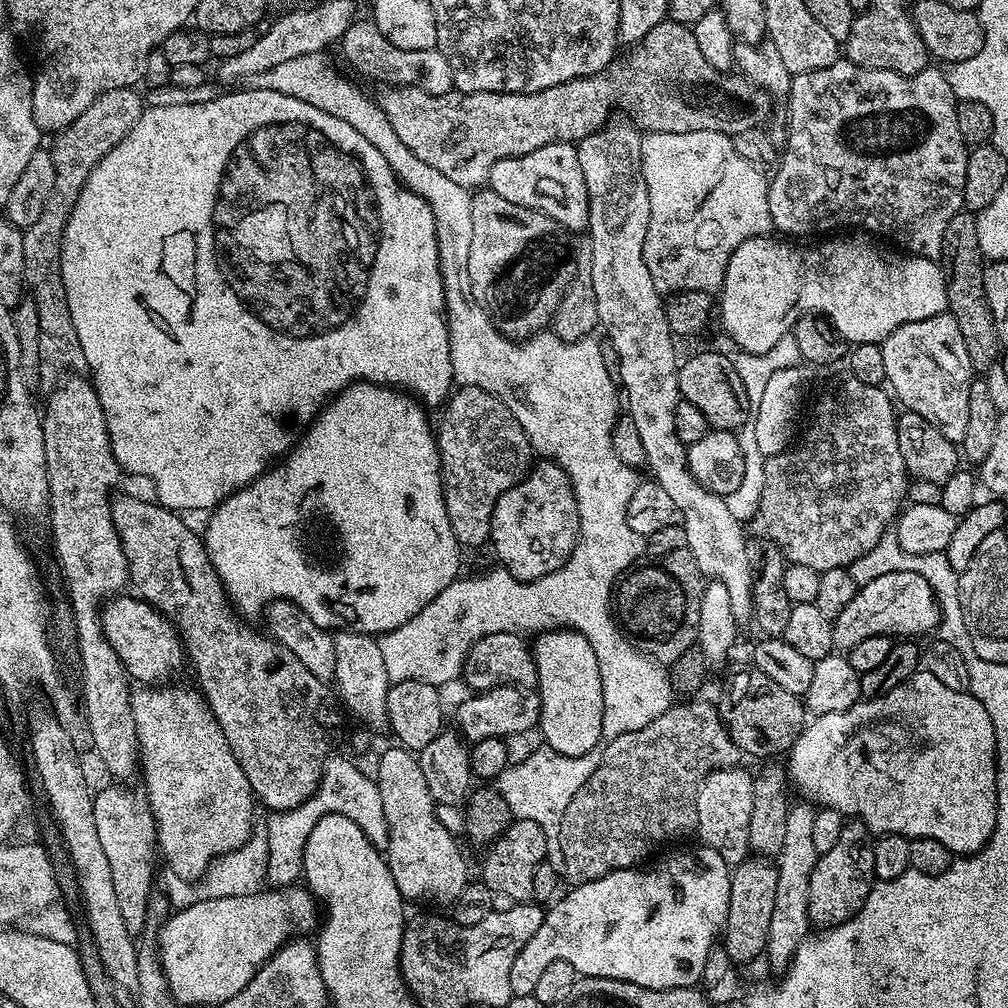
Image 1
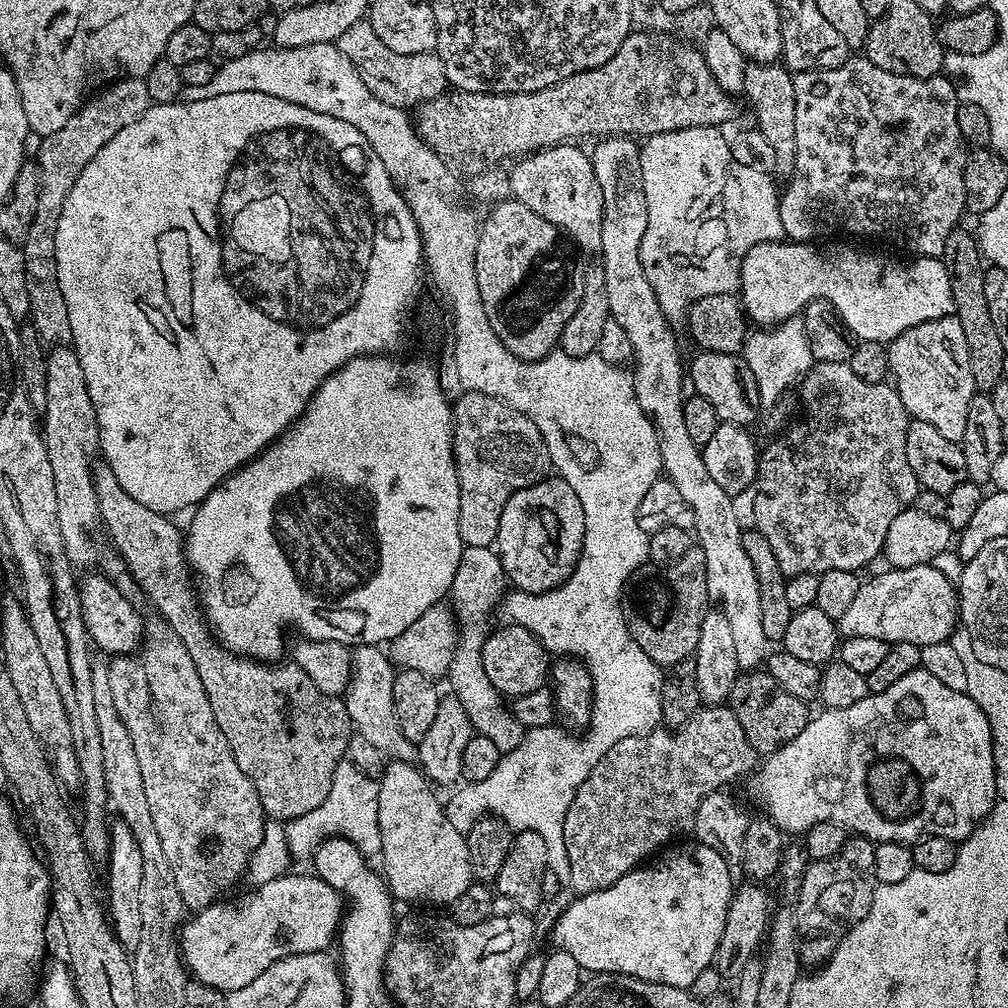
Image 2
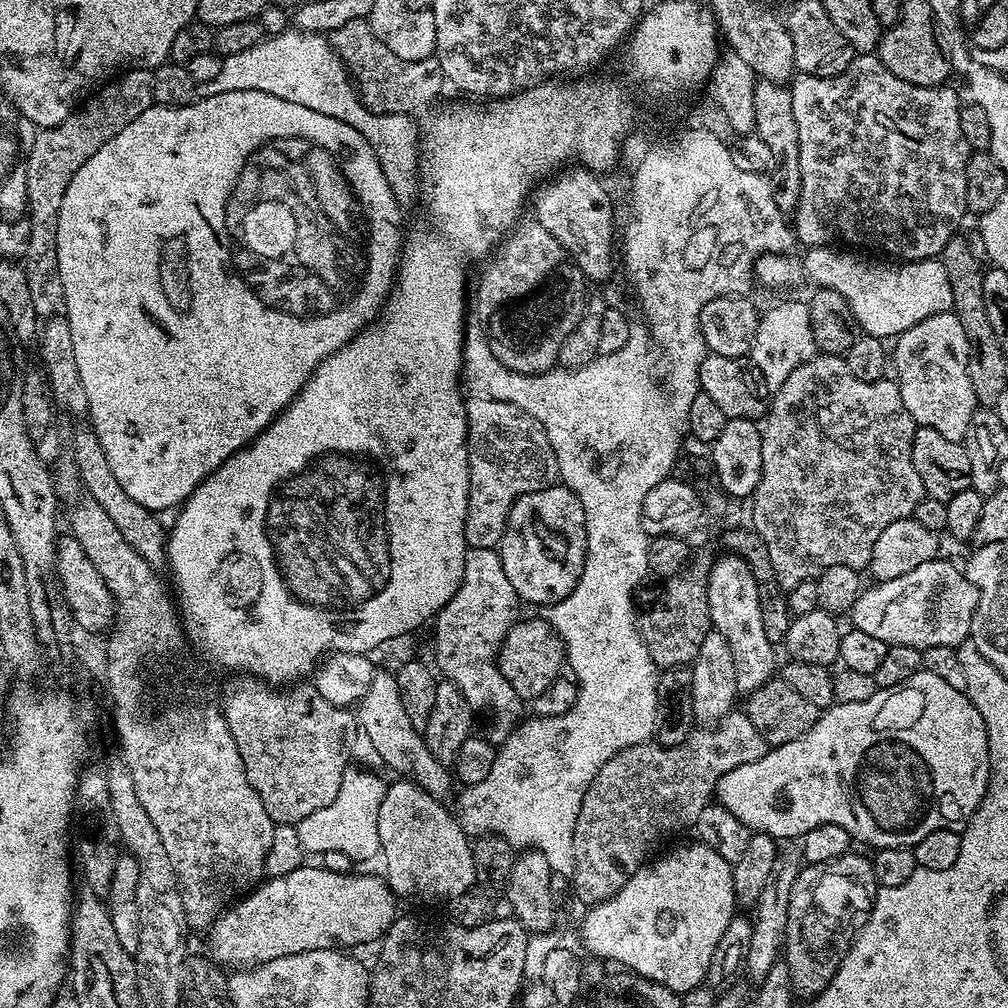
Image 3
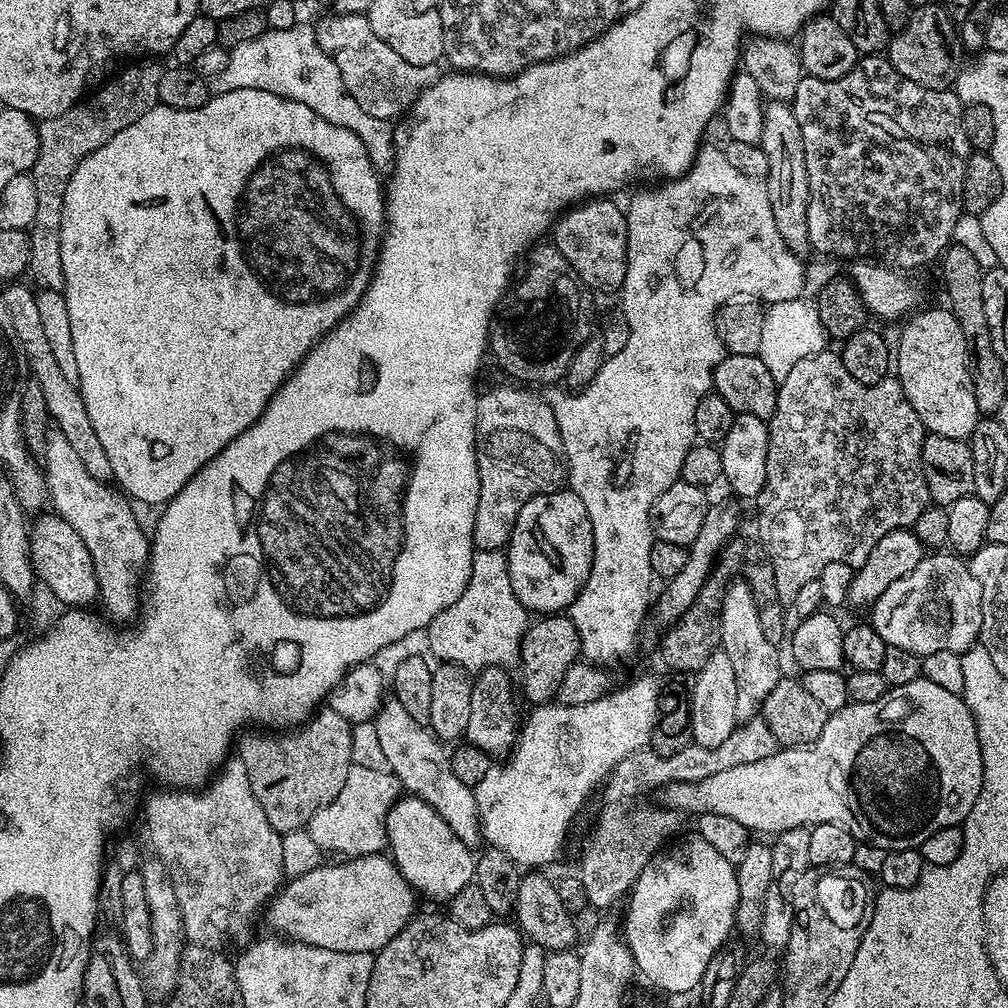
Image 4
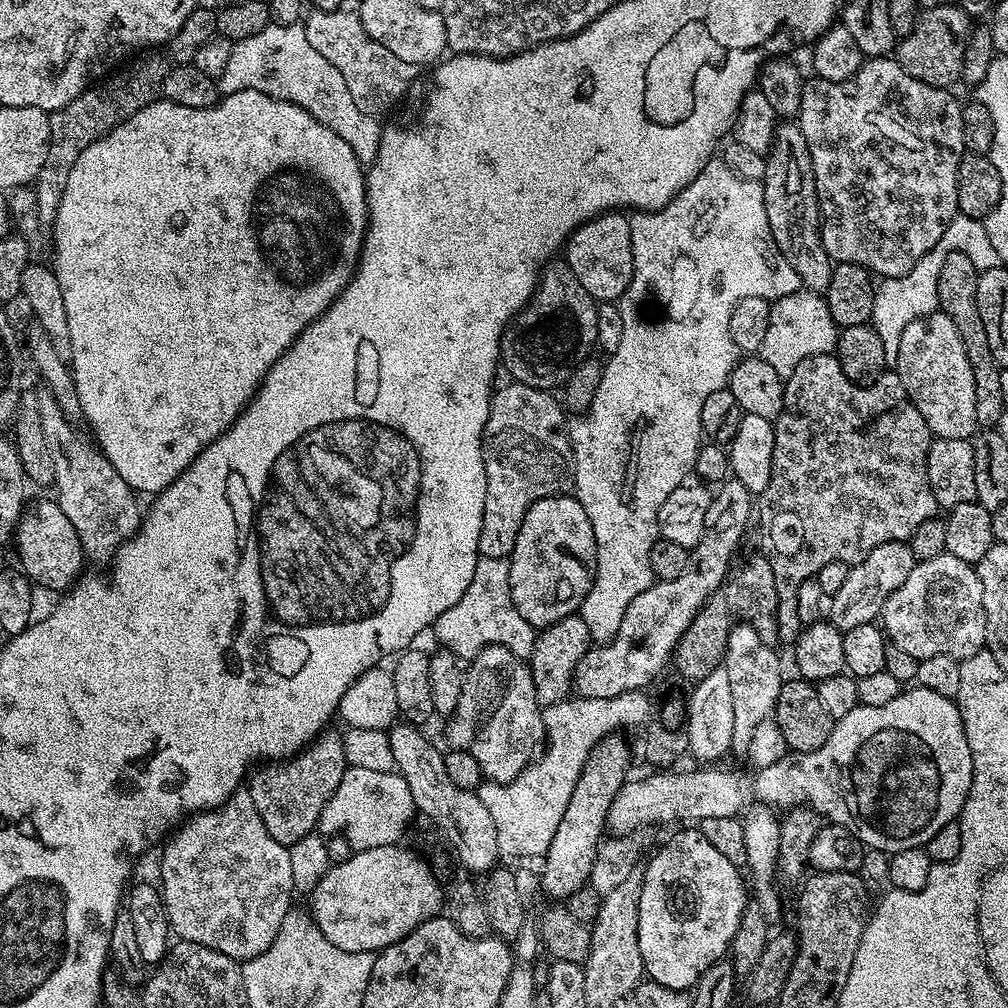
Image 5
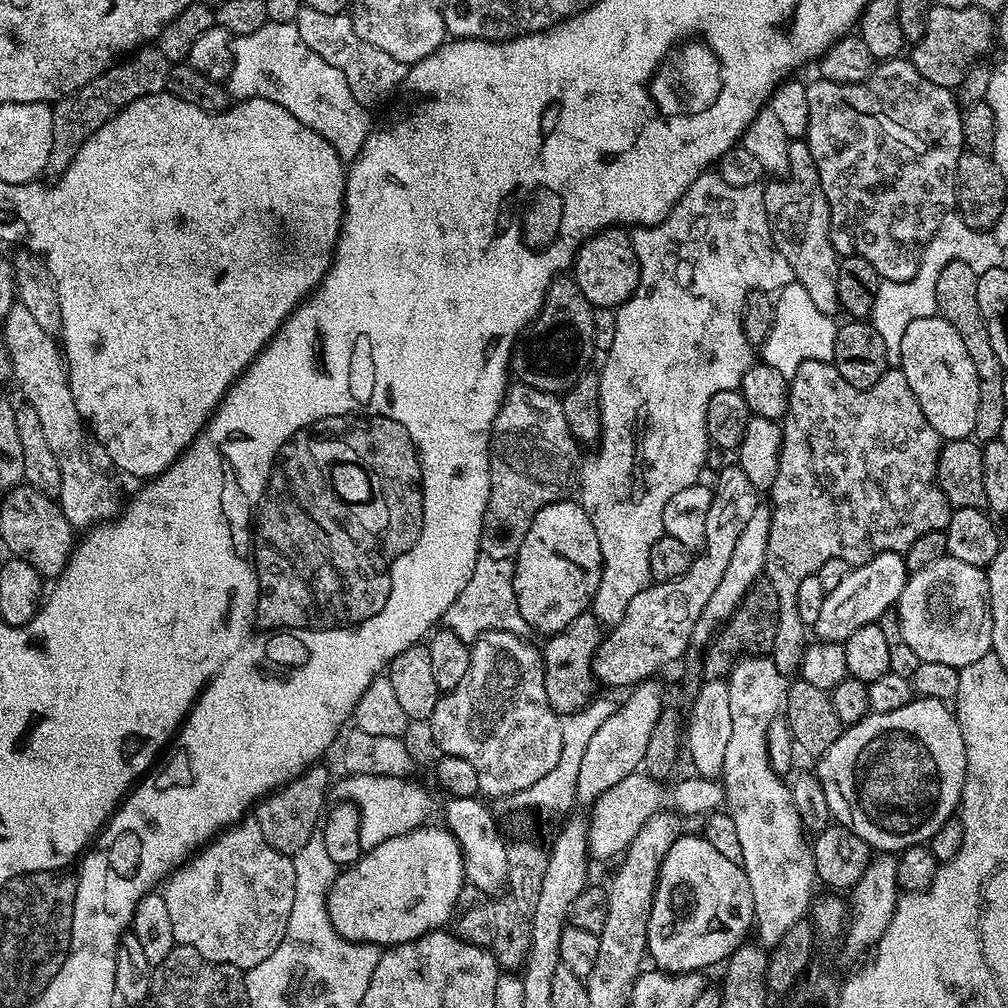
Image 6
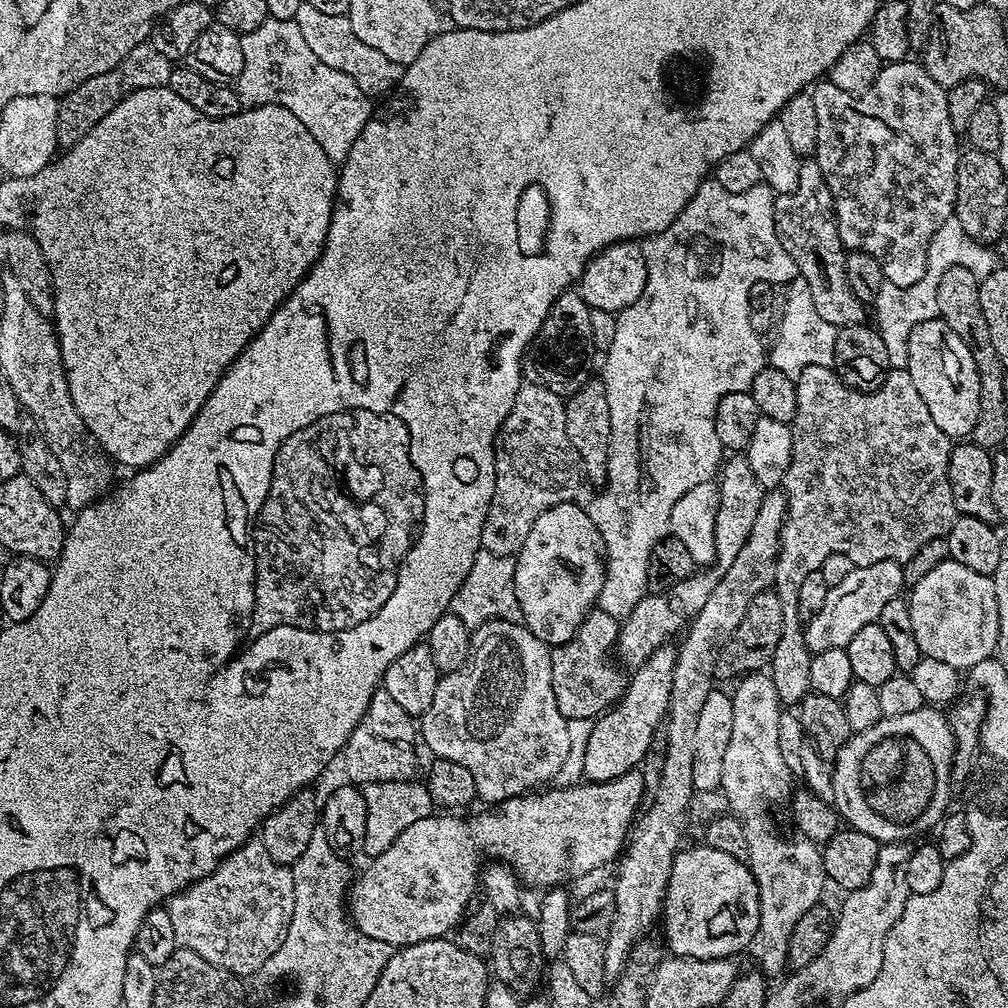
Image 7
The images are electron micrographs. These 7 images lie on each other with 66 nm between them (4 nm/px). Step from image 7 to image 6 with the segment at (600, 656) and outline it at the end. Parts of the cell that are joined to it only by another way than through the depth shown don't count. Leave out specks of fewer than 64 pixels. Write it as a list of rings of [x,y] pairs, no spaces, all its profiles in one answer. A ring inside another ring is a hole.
[[[591,611],[583,612],[566,630],[549,635],[542,644],[542,659],[544,662],[544,685],[546,698],[550,698],[550,706],[558,714],[579,712],[581,708],[593,703],[592,660],[602,639],[602,625]]]

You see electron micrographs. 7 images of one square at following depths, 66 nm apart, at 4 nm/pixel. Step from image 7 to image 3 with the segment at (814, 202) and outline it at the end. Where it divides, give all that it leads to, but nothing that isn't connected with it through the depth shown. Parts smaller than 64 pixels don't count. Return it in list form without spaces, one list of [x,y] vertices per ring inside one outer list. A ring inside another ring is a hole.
[[[757,79],[754,86],[754,122],[755,135],[760,136],[762,142],[766,142],[766,147],[772,151],[776,159],[776,168],[770,177],[774,202],[778,202],[781,212],[795,213],[802,190],[802,170],[798,166],[798,125],[794,122],[791,87],[775,84],[772,80]]]

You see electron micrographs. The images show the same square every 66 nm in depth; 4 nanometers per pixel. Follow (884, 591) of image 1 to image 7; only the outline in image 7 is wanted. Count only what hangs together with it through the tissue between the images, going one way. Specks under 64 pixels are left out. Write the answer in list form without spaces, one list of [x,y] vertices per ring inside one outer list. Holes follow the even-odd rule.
[[[946,559],[907,593],[910,622],[914,626],[914,642],[918,642],[921,656],[938,658],[949,666],[967,670],[978,662],[993,659],[1000,627],[998,626],[998,598],[994,598],[991,576],[978,574],[962,562]]]

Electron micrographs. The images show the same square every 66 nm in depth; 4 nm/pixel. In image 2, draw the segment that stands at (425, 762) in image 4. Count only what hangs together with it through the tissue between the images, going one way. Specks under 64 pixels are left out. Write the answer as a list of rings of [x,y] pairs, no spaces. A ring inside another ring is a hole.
[[[361,644],[352,653],[352,680],[348,691],[342,699],[352,719],[353,729],[358,733],[365,745],[382,750],[389,760],[415,761],[417,745],[406,734],[402,734],[402,726],[398,724],[398,714],[394,706],[394,678],[397,669],[383,647],[374,644]]]

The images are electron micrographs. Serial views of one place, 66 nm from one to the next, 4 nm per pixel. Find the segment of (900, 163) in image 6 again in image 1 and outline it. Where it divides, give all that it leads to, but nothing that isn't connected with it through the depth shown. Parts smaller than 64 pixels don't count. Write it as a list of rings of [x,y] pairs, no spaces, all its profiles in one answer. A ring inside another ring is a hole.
[[[841,58],[822,70],[795,73],[790,86],[790,94],[786,97],[788,141],[785,142],[782,155],[768,181],[768,201],[770,202],[770,218],[773,229],[788,238],[808,238],[811,237],[808,236],[811,232],[828,234],[831,233],[828,232],[831,228],[863,230],[876,238],[885,236],[889,240],[889,242],[887,241],[889,245],[903,250],[907,255],[939,261],[946,226],[950,226],[950,218],[954,218],[954,214],[958,214],[964,208],[966,162],[970,146],[962,138],[962,133],[958,131],[957,103],[947,75],[943,71],[939,72],[935,66],[926,67],[913,76],[903,76],[890,70],[863,68],[852,64],[846,58]]]

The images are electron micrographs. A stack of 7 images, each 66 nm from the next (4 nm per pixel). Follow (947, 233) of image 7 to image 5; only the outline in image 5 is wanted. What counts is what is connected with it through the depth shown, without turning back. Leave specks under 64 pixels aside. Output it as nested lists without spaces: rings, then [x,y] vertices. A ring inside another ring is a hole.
[[[956,215],[946,226],[946,234],[926,255],[917,262],[904,276],[889,276],[876,284],[874,294],[874,310],[870,321],[872,329],[882,338],[882,350],[886,350],[885,365],[895,366],[898,362],[898,342],[902,342],[902,330],[910,322],[937,311],[940,299],[938,298],[938,274],[944,265],[946,254],[961,252],[974,262],[977,273],[985,272],[991,268],[1001,267],[1002,261],[998,250],[990,243],[990,234],[986,234],[983,220],[975,220],[969,216]]]

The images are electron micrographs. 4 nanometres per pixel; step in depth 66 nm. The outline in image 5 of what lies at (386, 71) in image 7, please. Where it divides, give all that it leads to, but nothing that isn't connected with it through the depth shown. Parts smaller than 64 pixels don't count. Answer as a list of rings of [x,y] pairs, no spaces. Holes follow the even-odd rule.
[[[309,11],[302,20],[306,39],[322,58],[326,58],[326,62],[330,62],[330,66],[334,66],[334,70],[338,70],[338,74],[342,74],[346,90],[350,90],[350,98],[354,98],[354,106],[371,116],[383,117],[383,112],[392,107],[395,109],[407,97],[409,88],[418,78],[417,65],[402,62],[402,58],[390,54],[382,42],[374,42],[374,38],[366,34],[355,11],[344,11]]]

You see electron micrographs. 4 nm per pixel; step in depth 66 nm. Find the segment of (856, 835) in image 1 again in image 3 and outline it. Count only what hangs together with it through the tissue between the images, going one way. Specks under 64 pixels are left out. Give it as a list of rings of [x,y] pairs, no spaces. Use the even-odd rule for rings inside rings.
[[[849,854],[834,858],[830,862],[801,867],[798,878],[794,882],[794,890],[790,890],[790,918],[786,922],[782,949],[782,960],[790,970],[792,991],[797,997],[818,996],[834,978],[838,966],[844,961],[844,955],[848,953],[849,946],[856,939],[856,933],[872,913],[877,887],[872,861],[867,855],[864,857]]]

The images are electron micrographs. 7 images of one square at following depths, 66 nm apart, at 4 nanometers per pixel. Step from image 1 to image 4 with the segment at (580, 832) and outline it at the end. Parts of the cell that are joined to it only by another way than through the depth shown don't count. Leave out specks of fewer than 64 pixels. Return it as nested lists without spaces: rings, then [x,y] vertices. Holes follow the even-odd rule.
[[[757,714],[751,720],[743,721],[720,746],[689,746],[672,756],[659,756],[657,752],[645,750],[618,762],[603,785],[604,801],[600,804],[596,825],[589,830],[584,849],[580,852],[578,875],[589,905],[593,909],[606,908],[619,899],[621,901],[653,856],[677,835],[675,832],[680,828],[681,817],[667,806],[655,808],[652,804],[640,804],[643,796],[650,795],[655,788],[663,790],[670,784],[701,780],[712,772],[742,766],[777,751],[778,745],[774,734],[770,734],[770,726],[766,726],[763,715]]]

